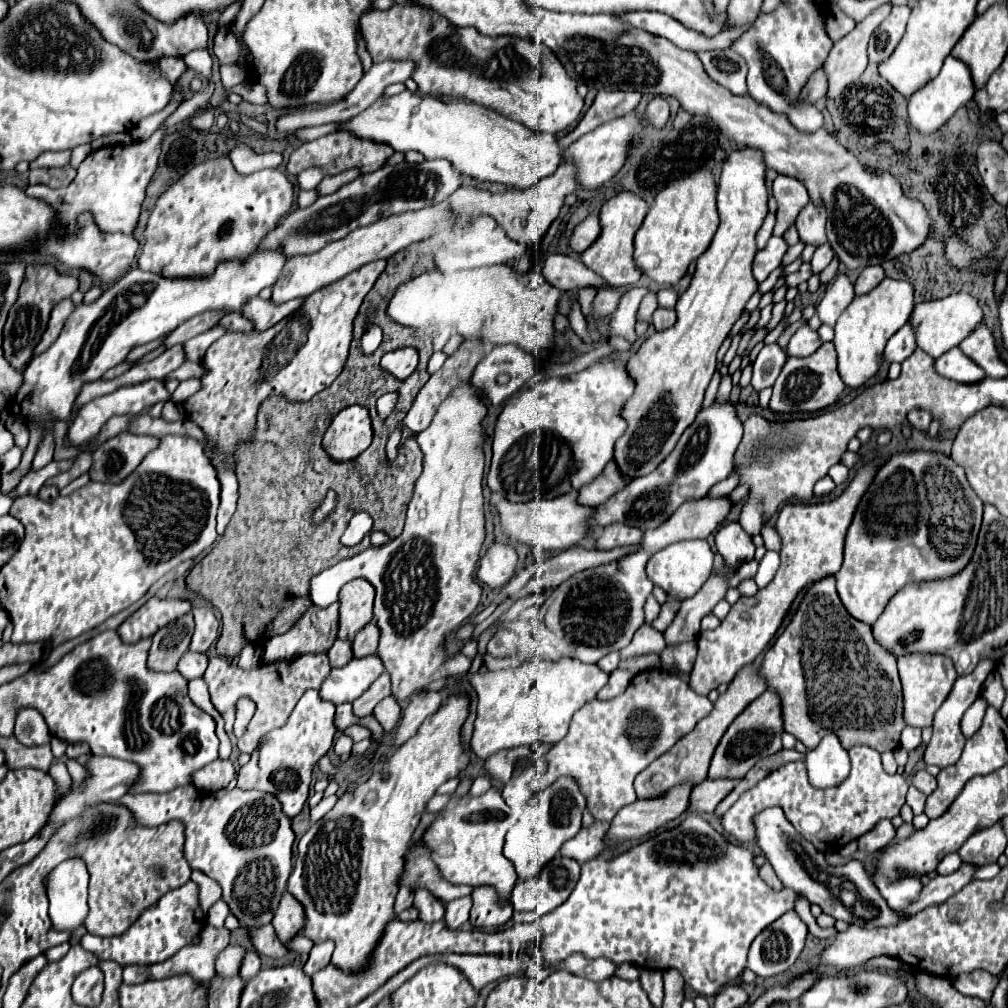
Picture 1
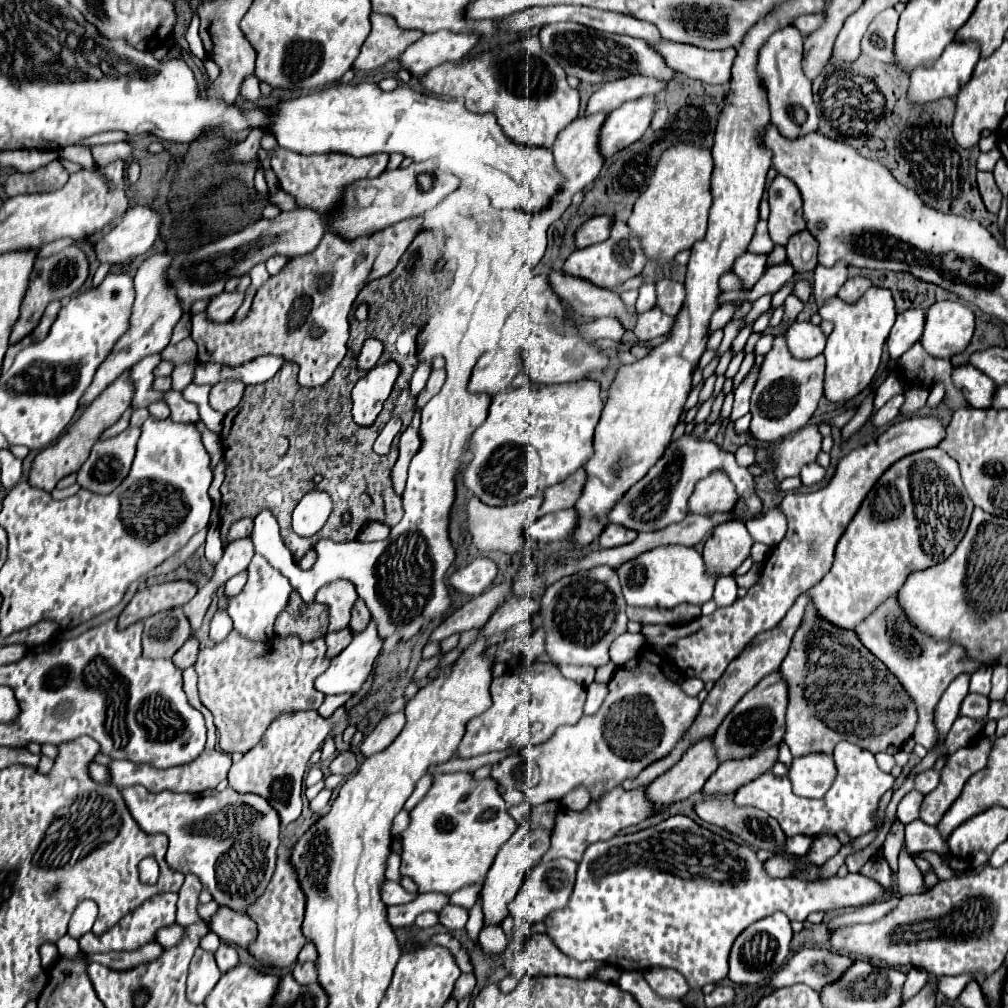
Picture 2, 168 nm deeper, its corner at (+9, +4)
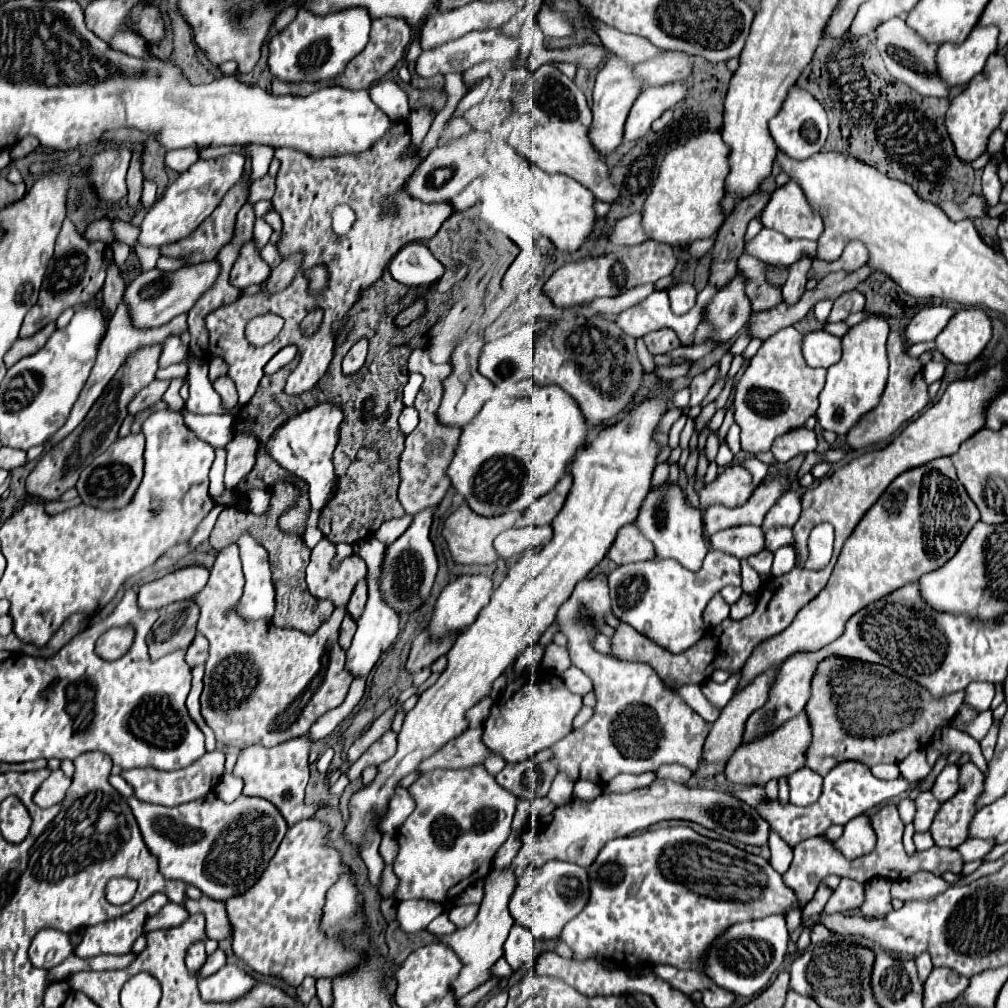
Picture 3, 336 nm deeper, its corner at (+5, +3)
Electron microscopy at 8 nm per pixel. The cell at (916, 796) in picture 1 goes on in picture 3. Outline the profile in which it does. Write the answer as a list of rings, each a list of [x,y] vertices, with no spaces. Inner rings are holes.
[[[924,791],[918,799],[916,799],[916,817],[914,817],[914,829],[916,831],[928,831],[936,813],[940,809],[940,801],[930,793]]]

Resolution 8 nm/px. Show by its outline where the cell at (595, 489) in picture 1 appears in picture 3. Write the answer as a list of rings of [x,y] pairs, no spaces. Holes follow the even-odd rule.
[[[564,475],[562,481],[558,481],[558,485],[546,493],[544,497],[540,497],[538,501],[534,501],[520,517],[518,521],[514,523],[514,527],[528,527],[528,525],[548,525],[556,515],[558,511],[562,509],[564,501],[566,501],[566,495],[572,487],[572,477],[570,475]]]

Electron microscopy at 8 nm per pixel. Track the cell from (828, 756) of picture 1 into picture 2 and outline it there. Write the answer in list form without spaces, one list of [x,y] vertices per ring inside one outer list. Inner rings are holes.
[[[814,752],[810,756],[794,758],[788,778],[792,782],[792,790],[804,798],[822,798],[836,776],[834,756],[826,756],[824,752]]]

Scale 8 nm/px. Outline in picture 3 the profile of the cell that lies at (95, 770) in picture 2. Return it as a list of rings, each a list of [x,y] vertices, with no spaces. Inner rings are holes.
[[[111,775],[109,777],[109,783],[125,799],[128,799],[134,793],[133,788],[120,775]]]

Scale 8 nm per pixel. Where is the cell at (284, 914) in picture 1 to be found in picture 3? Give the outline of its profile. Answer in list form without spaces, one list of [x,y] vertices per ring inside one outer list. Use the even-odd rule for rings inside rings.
[[[314,817],[288,827],[286,837],[258,883],[248,893],[230,897],[224,903],[234,935],[232,951],[252,971],[298,985],[304,977],[340,977],[364,961],[360,949],[350,949],[338,937],[332,939],[320,931],[326,891],[338,877],[350,873],[350,867],[342,863],[342,853],[328,845],[328,833],[330,827]]]

